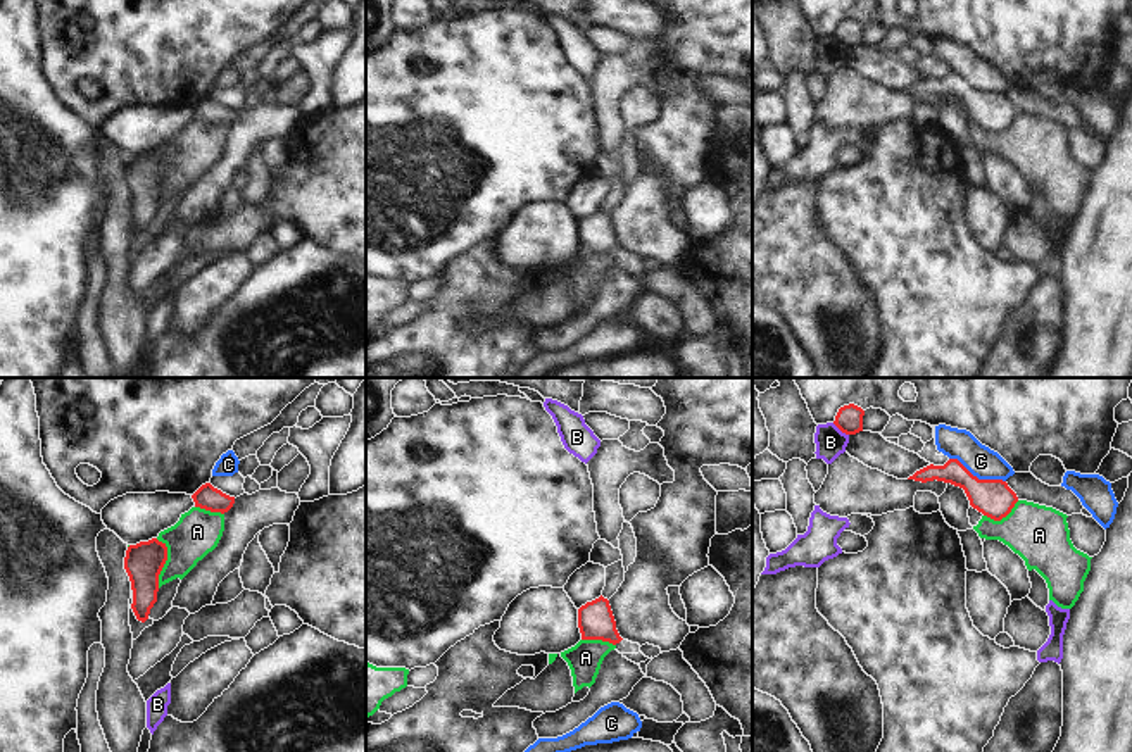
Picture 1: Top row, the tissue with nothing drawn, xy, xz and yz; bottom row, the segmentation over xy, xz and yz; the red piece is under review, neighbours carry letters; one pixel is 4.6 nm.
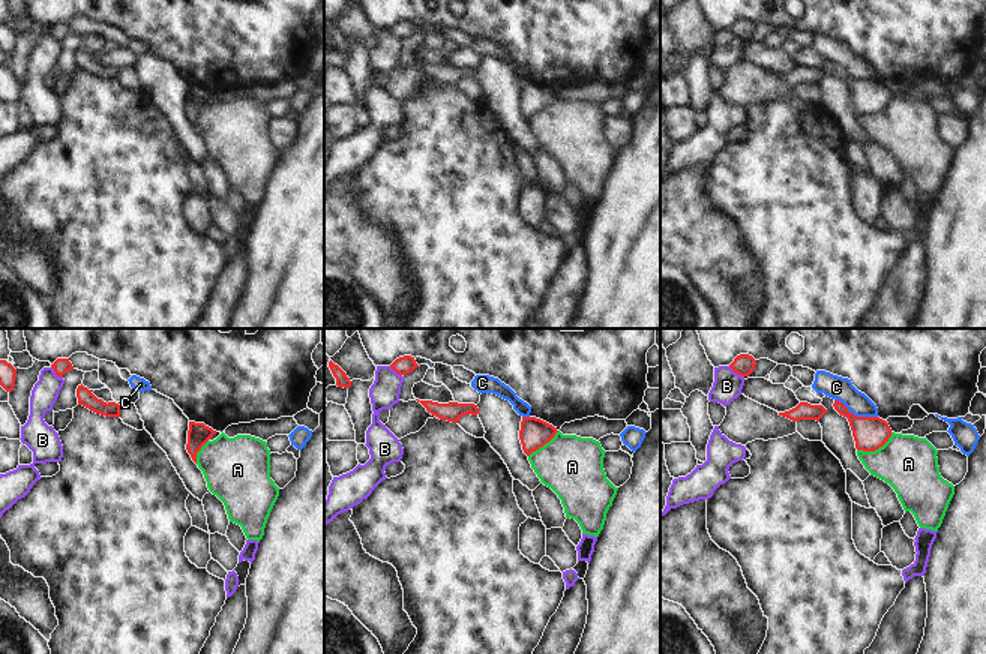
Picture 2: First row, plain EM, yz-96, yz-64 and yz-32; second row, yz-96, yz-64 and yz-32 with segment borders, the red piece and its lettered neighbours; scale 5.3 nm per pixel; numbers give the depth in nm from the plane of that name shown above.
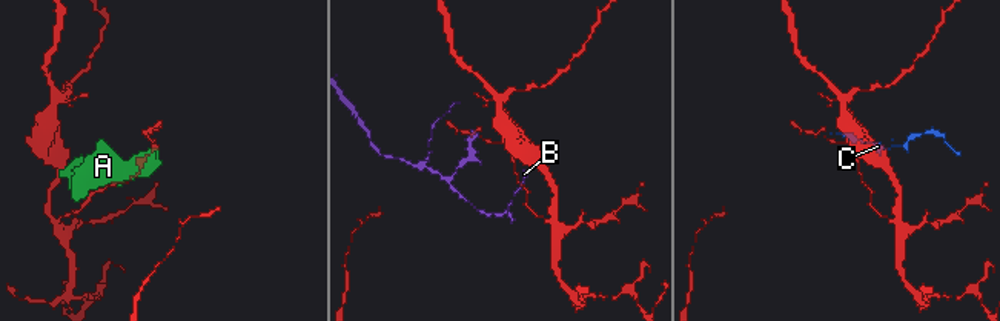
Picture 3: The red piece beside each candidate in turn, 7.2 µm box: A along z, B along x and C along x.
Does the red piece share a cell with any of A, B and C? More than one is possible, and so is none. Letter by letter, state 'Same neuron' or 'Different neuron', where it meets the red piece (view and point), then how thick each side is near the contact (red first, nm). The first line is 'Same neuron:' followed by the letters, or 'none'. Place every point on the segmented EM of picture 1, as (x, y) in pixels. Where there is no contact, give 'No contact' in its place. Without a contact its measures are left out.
Same neuron: none
A: Different neuron. Touches red at xy (164, 563). Thickness 180 nm (red) against 200 nm
B: Different neuron. Touches red at yz (841, 430). Thickness 130 nm (red) against 140 nm
C: Different neuron. Touches red at yz (975, 476). Thickness 180 nm (red) against 150 nm.

